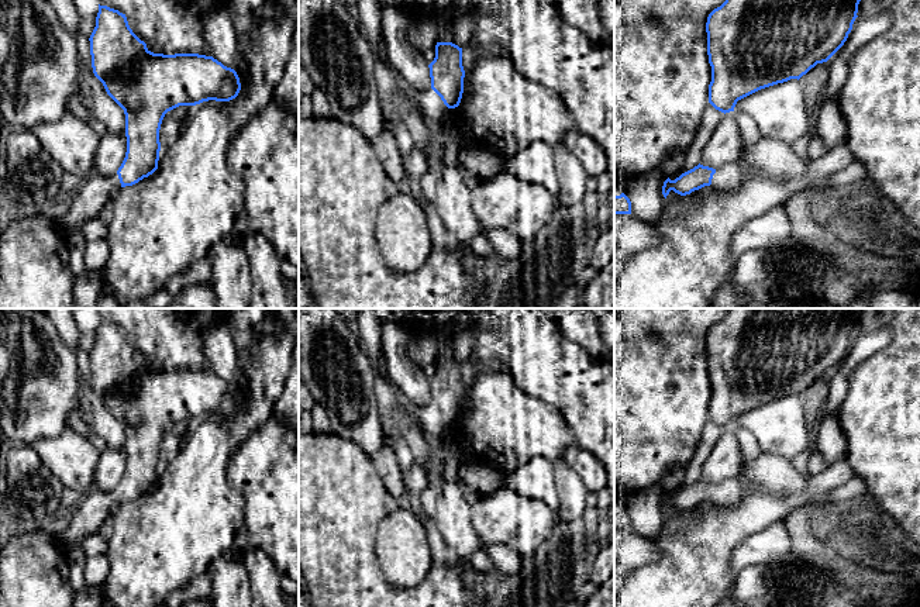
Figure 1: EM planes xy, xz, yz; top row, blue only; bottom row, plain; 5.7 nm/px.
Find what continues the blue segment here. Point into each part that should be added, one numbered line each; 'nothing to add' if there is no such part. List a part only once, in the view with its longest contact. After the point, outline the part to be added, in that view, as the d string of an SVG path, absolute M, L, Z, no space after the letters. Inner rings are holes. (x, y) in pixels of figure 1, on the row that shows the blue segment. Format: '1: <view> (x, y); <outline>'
1: xz (430, 104); M402 85L409 100L421 111L430 124L438 124L451 117L441 97L430 87L428 90L417 90L407 85Z

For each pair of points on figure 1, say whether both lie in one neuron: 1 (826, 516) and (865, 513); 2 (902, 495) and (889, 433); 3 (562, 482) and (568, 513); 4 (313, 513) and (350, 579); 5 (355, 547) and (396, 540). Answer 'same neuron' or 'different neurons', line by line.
1: different neurons
2: same neuron
3: same neuron
4: same neuron
5: different neurons

